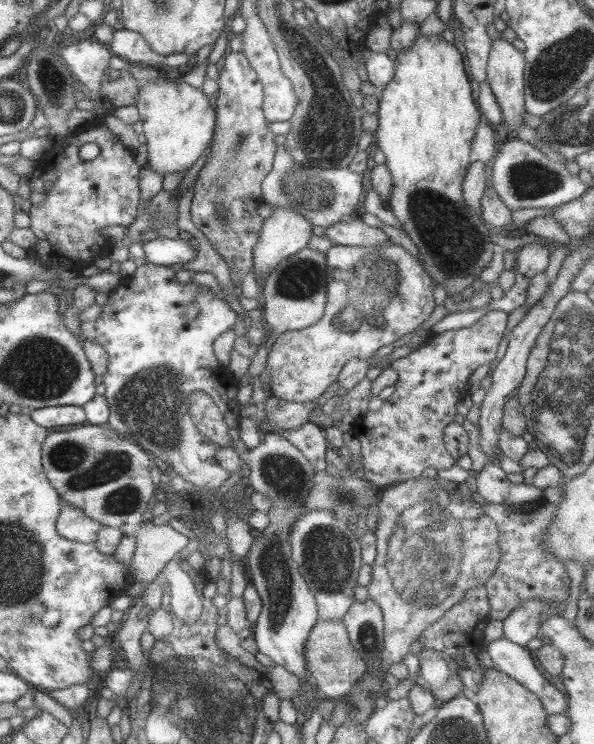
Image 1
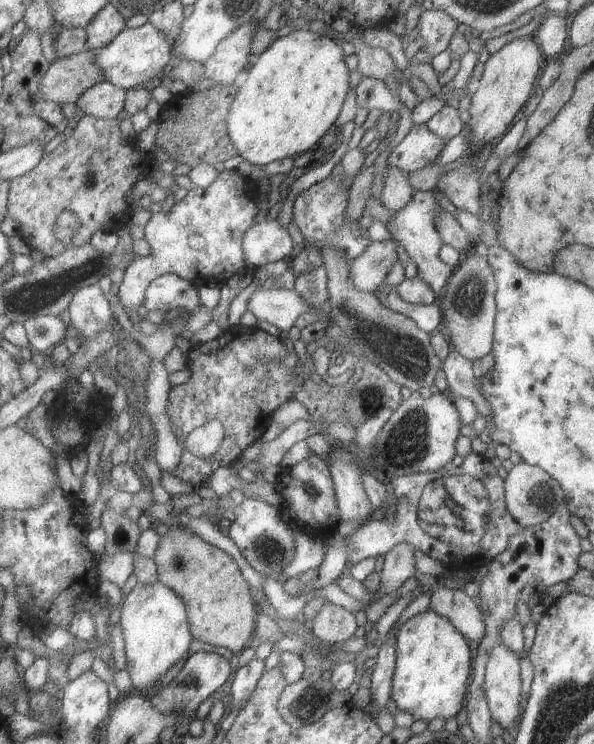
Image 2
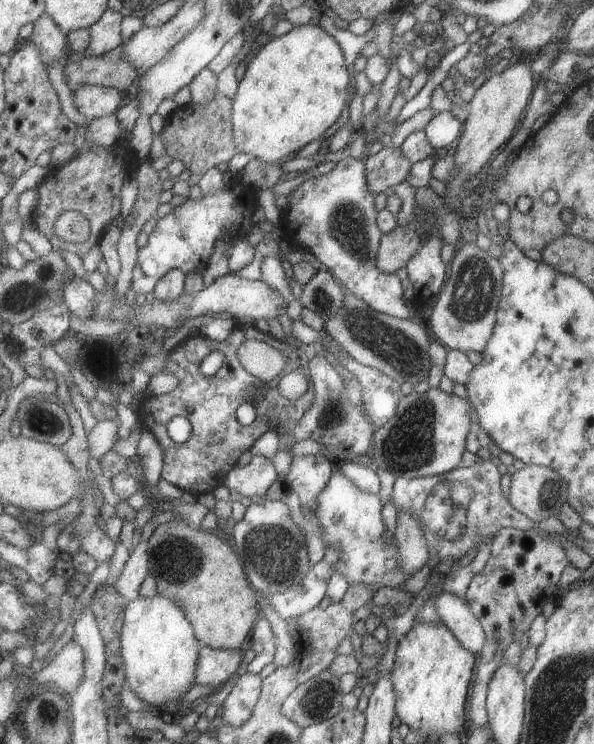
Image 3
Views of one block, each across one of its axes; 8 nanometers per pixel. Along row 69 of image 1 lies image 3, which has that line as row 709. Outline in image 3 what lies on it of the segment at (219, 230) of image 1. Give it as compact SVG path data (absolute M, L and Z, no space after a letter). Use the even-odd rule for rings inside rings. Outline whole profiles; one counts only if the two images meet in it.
M246 672L232 688L222 704L222 720L235 728L250 721L262 697L264 679L259 674Z

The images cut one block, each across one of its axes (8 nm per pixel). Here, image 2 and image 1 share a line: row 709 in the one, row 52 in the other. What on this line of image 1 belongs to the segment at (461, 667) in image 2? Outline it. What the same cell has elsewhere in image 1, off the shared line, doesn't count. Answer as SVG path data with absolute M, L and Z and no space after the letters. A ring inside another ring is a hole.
M417 34L414 40L415 41L413 41L409 47L401 49L401 51L396 54L393 78L385 85L385 87L383 87L383 90L379 92L378 110L375 112L375 115L378 117L378 123L373 135L376 140L376 146L384 154L384 165L388 168L388 172L392 179L392 190L387 202L395 219L403 226L403 229L401 230L407 233L409 239L411 239L413 244L418 248L419 261L421 261L422 268L425 269L425 272L433 279L434 286L442 285L443 289L445 289L446 296L453 296L459 293L459 295L465 297L469 294L471 282L479 277L479 273L483 269L488 268L493 255L494 246L489 242L488 234L490 230L484 226L483 220L477 217L474 214L474 211L465 205L461 189L467 167L470 164L471 141L473 140L473 135L475 135L475 129L477 129L477 123L479 123L481 114L477 106L475 106L473 96L471 96L469 80L467 79L467 74L465 74L463 62L461 61L463 60L461 52L457 51L457 48L453 44L447 43L441 35L427 36Z

